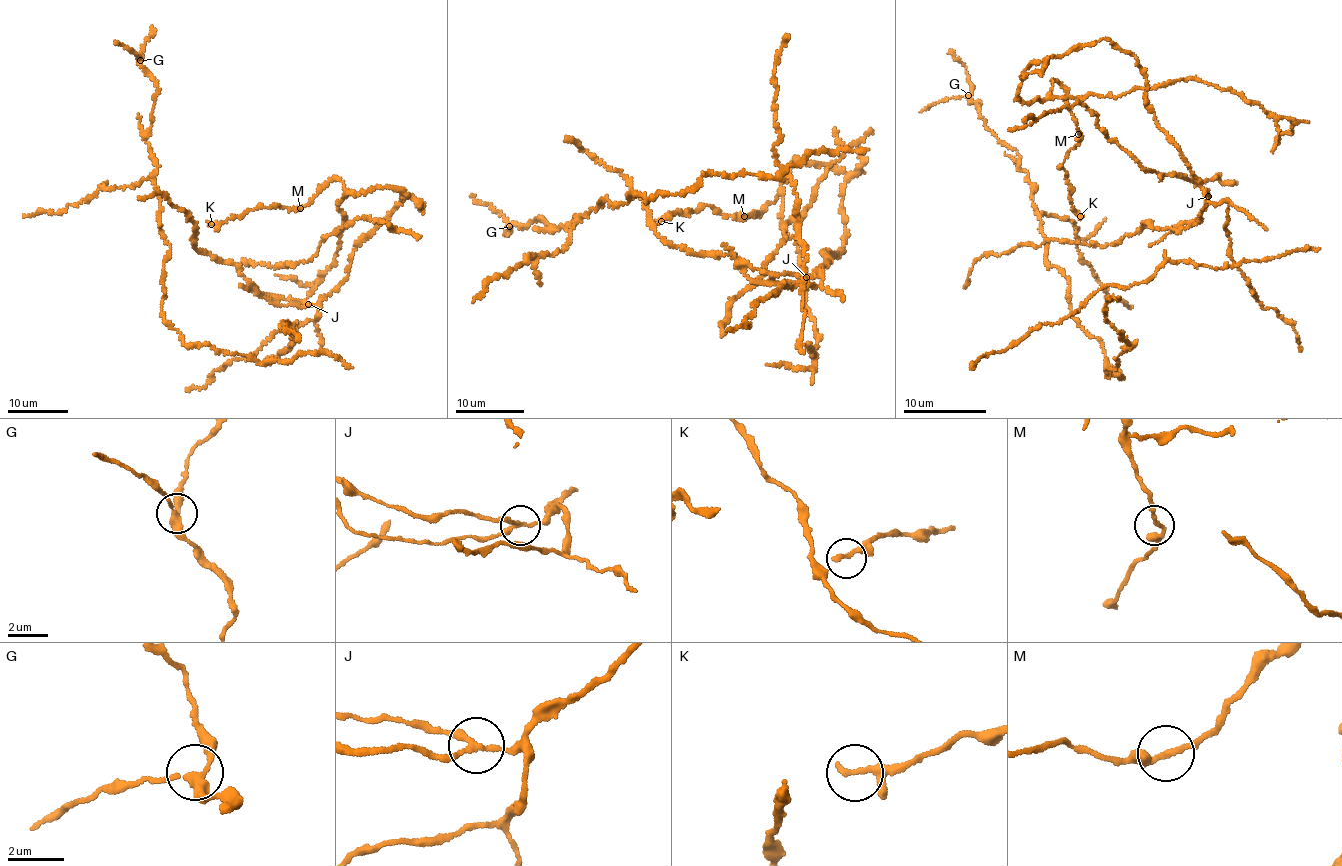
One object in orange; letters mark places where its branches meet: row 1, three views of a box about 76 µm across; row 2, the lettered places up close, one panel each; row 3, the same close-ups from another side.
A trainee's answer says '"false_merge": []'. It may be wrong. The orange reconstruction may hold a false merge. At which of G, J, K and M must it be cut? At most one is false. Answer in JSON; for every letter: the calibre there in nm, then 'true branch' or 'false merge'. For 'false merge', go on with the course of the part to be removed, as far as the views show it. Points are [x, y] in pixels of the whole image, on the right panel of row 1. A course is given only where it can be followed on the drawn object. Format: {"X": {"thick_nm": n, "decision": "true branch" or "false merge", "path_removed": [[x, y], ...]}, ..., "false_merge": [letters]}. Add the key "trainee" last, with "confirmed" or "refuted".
{"G": {"thick_nm": 280, "decision": "true branch"}, "J": {"thick_nm": 190, "decision": "false merge", "path_removed": [[1207, 196], [1210, 196], [1195, 221], [1176, 226], [1149, 246]]}, "K": {"thick_nm": 190, "decision": "true branch"}, "M": {"thick_nm": 180, "decision": "true branch"}, "false_merge": ["J"], "trainee": "refuted"}

